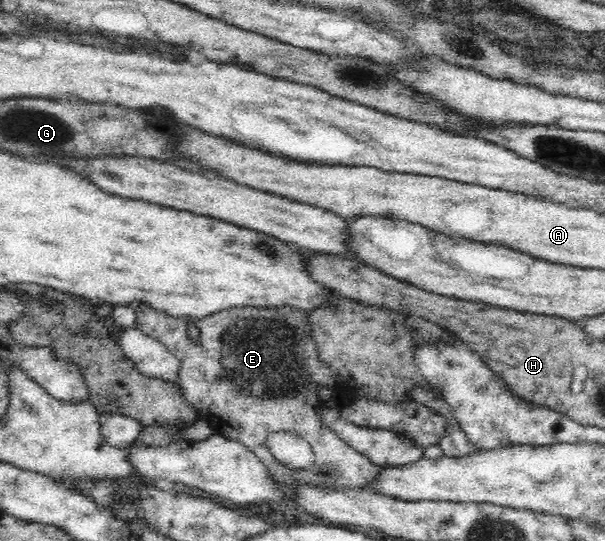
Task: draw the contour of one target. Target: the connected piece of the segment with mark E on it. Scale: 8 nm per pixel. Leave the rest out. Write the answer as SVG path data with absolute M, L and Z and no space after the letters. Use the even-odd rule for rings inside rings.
M135 306L135 312L137 315L136 328L151 336L152 338L158 339L170 352L175 353L176 357L179 358L181 362L180 370L180 382L181 386L184 387L182 390L183 399L192 408L196 409L197 416L200 420L204 420L209 423L213 428L214 432L220 433L228 438L233 438L234 440L240 441L242 444L246 445L250 451L256 453L258 458L269 466L270 472L273 474L274 480L279 483L290 486L317 486L321 490L342 490L342 489L368 489L373 490L374 482L381 478L383 465L379 465L368 458L366 455L359 453L354 450L351 446L348 446L346 442L340 440L327 426L319 419L318 413L318 401L320 400L320 394L318 393L318 386L329 386L331 389L334 388L335 384L340 382L340 377L337 376L330 370L327 366L324 366L320 361L317 360L317 350L313 340L310 336L310 327L308 327L308 314L301 313L300 315L292 315L291 309L274 309L274 308L261 308L255 309L252 307L226 310L226 314L214 314L214 318L204 318L204 320L198 320L198 322L187 322L184 319L174 319L171 317L166 317L166 315L159 314L158 312L151 309L149 306ZM279 430L294 432L300 438L309 442L314 449L314 454L316 455L316 460L312 464L312 468L308 470L292 470L291 468L286 468L283 464L280 464L274 457L273 454L268 450L266 444L266 437L271 432L276 432Z

